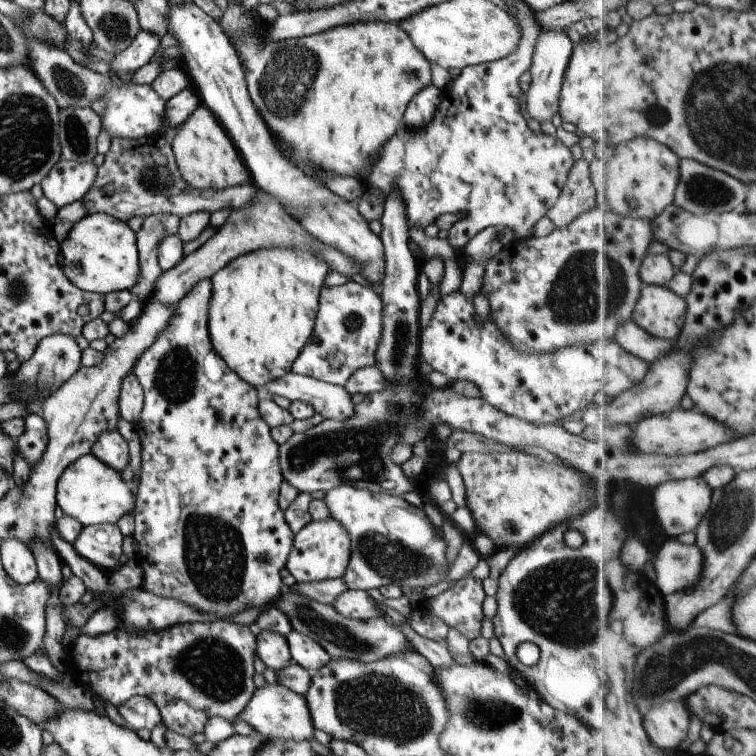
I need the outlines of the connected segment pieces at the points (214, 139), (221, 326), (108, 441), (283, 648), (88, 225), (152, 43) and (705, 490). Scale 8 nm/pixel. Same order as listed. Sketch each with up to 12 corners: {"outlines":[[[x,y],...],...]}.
{"outlines":[[[204,104],[170,141],[196,190],[252,181],[231,137]],[[262,248],[212,276],[208,334],[250,386],[312,336],[328,264]],[[104,432],[91,453],[116,472],[128,465],[128,442]],[[256,633],[256,655],[275,673],[293,663],[287,637]],[[86,215],[60,243],[58,264],[82,292],[138,282],[136,233]],[[140,29],[108,62],[108,76],[134,73],[156,54],[161,38]],[[705,476],[657,486],[654,508],[666,534],[696,532],[713,509]]]}

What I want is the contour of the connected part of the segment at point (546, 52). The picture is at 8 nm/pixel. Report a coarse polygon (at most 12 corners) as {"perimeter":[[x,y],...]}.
{"perimeter":[[563,29],[536,39],[526,92],[542,124],[559,112],[574,44]]}

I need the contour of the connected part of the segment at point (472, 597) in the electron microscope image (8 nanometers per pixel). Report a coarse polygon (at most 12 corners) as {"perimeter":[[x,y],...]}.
{"perimeter":[[466,575],[421,608],[468,640],[481,636],[486,597]]}

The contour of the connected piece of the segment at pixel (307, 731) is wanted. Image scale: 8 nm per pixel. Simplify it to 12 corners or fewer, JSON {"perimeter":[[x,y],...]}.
{"perimeter":[[268,684],[238,716],[264,738],[314,739],[306,700]]}

